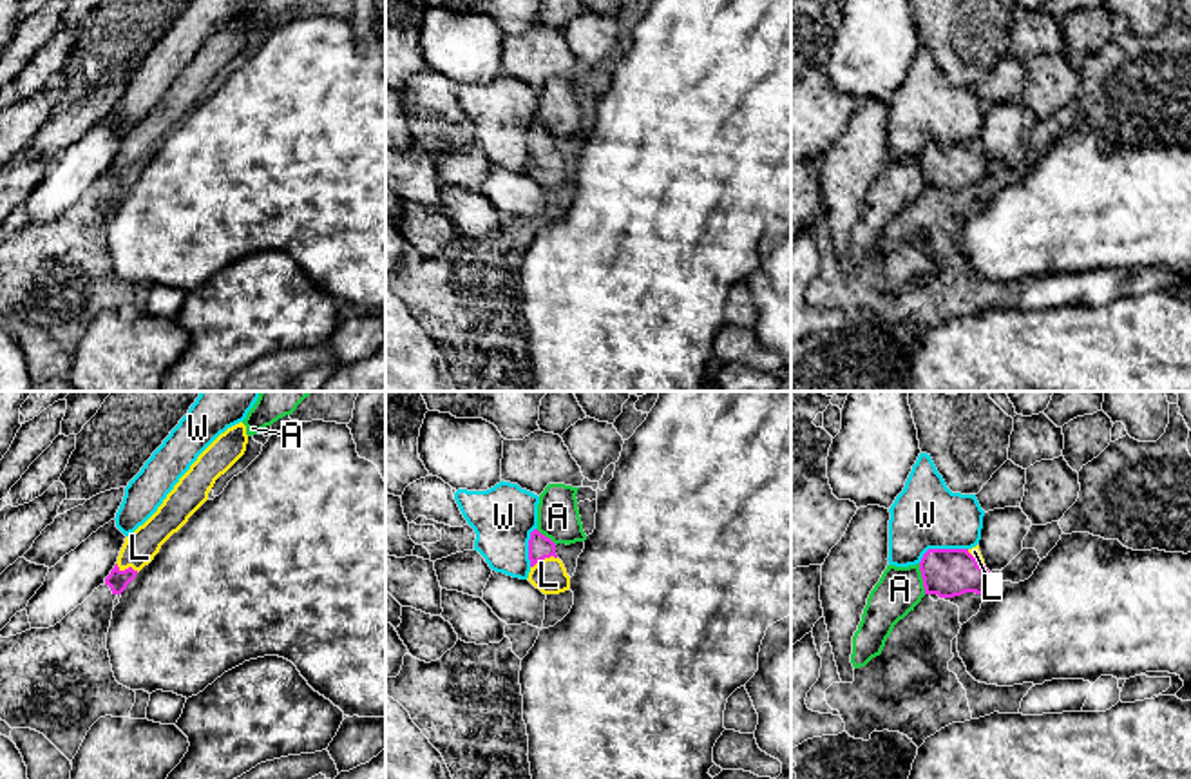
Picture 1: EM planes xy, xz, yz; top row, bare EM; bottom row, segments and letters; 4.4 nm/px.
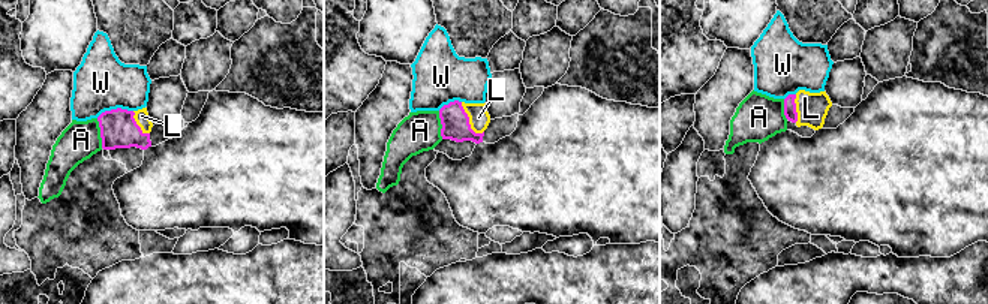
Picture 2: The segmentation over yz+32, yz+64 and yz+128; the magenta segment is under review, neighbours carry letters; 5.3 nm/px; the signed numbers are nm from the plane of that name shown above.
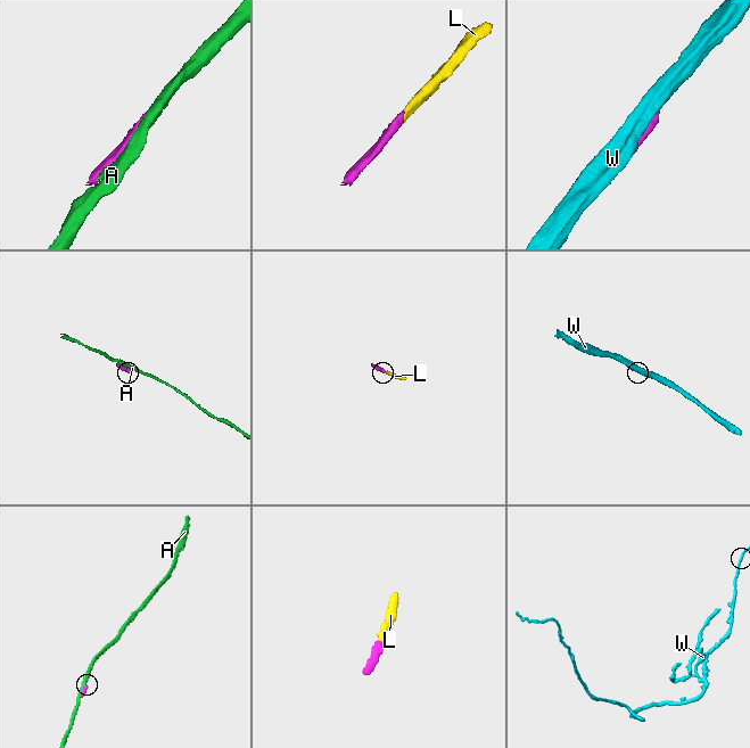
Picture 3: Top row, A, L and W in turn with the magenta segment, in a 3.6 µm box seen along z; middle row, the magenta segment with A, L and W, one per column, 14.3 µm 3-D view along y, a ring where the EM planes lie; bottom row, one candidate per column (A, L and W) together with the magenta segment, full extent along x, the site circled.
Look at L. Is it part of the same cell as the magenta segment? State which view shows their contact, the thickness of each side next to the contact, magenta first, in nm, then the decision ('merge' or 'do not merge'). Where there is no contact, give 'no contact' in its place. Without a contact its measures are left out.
xz | 110/150 nm | merge

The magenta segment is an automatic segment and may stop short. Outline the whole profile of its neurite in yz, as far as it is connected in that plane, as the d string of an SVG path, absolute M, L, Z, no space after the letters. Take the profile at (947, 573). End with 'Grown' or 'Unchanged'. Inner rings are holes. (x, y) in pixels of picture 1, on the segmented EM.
M979 545L972 549L929 549L919 571L925 594L954 598L965 592L983 594L992 585Z. Grown

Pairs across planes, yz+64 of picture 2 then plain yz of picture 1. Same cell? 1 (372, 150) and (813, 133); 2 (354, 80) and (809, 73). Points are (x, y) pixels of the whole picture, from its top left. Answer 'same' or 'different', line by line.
1: different
2: same

